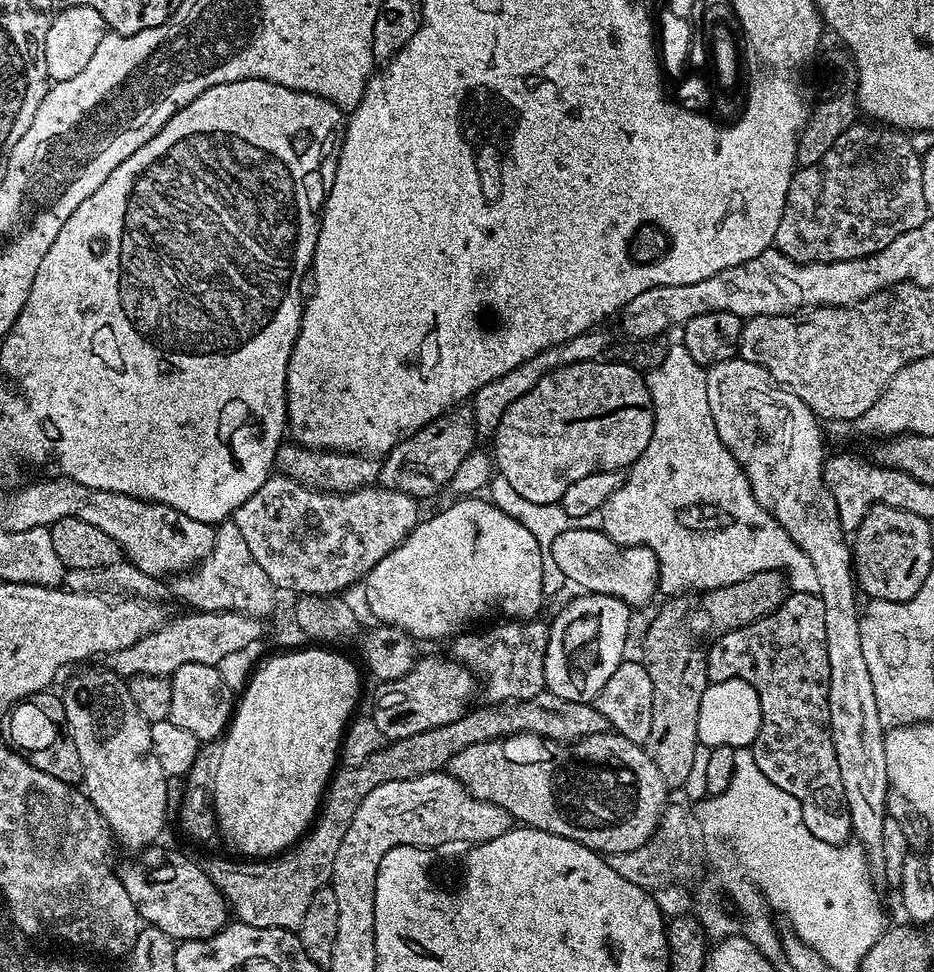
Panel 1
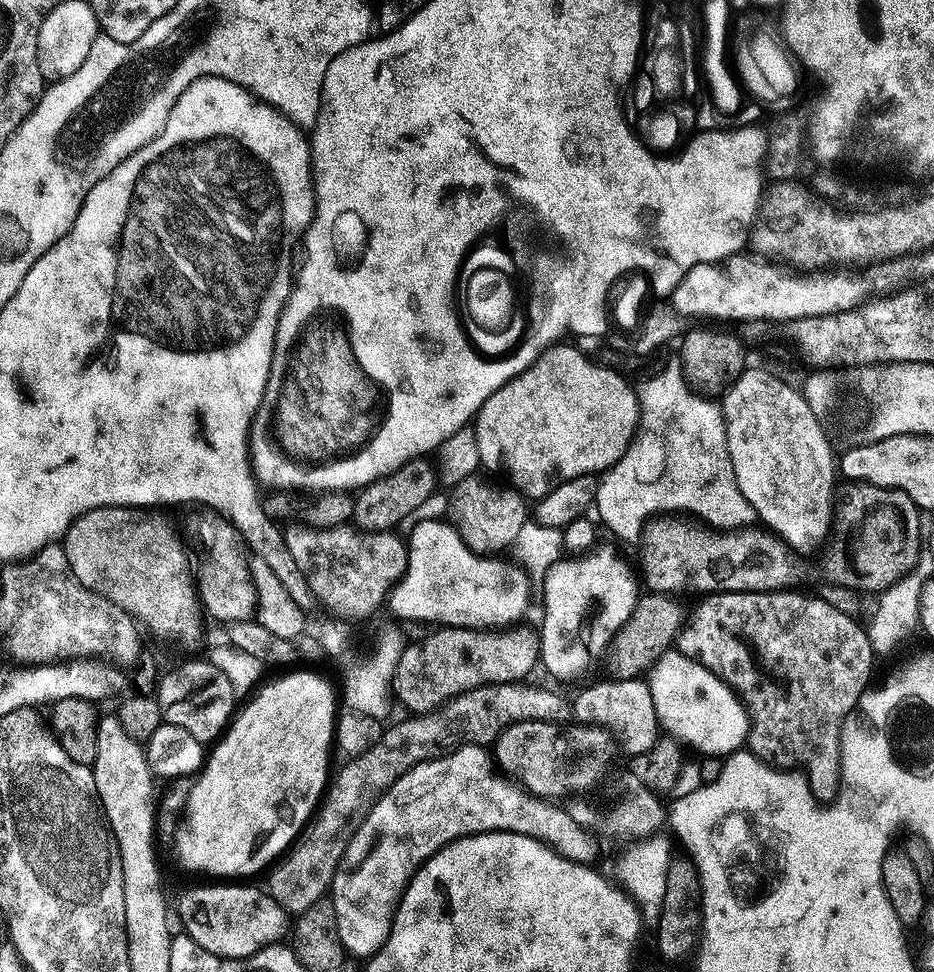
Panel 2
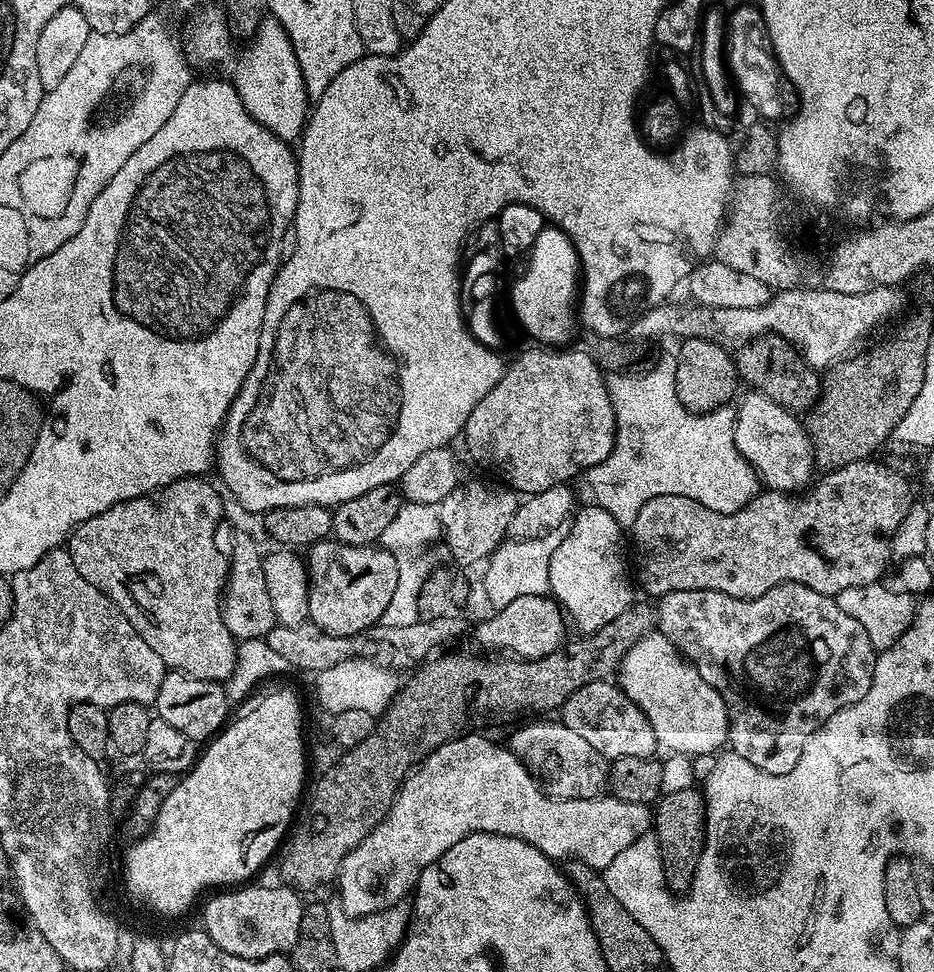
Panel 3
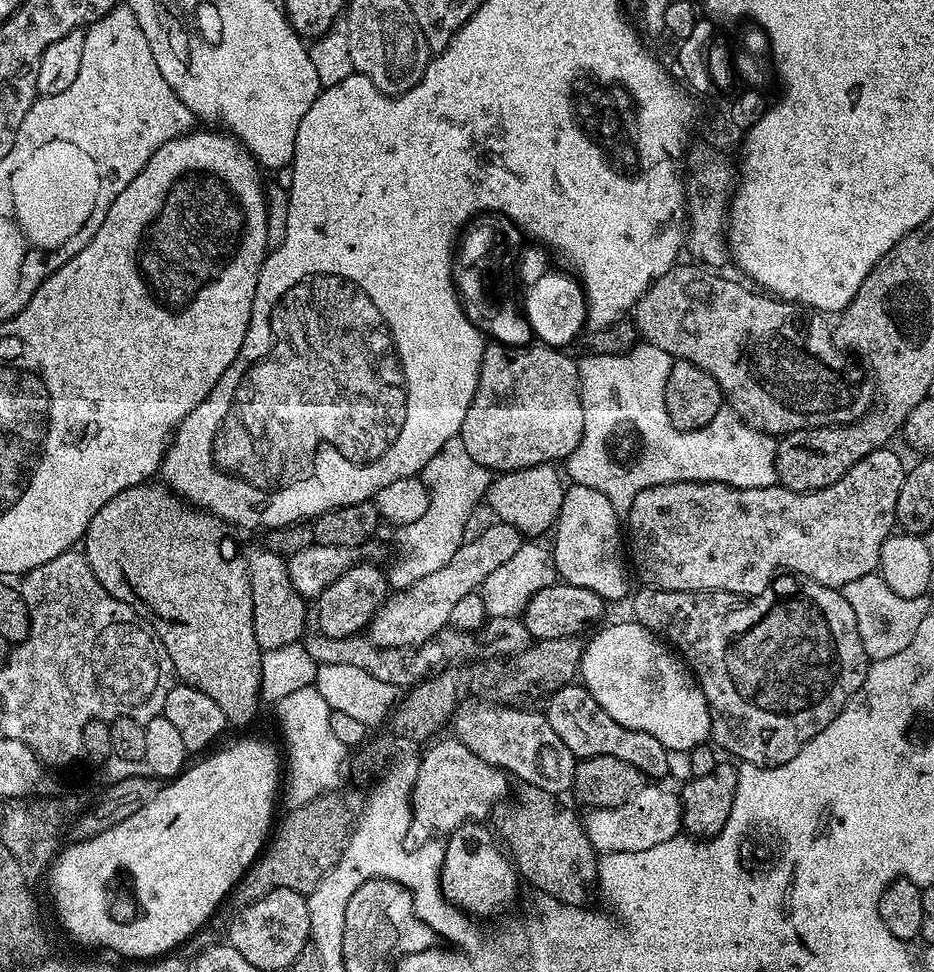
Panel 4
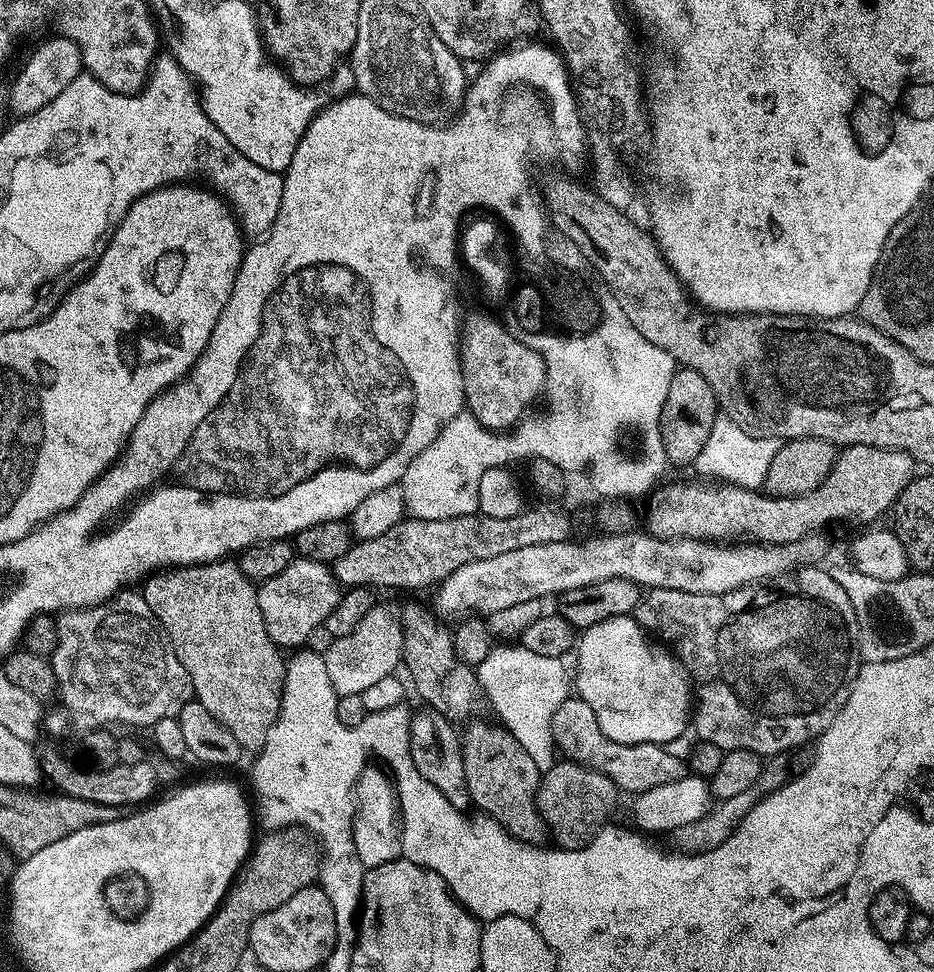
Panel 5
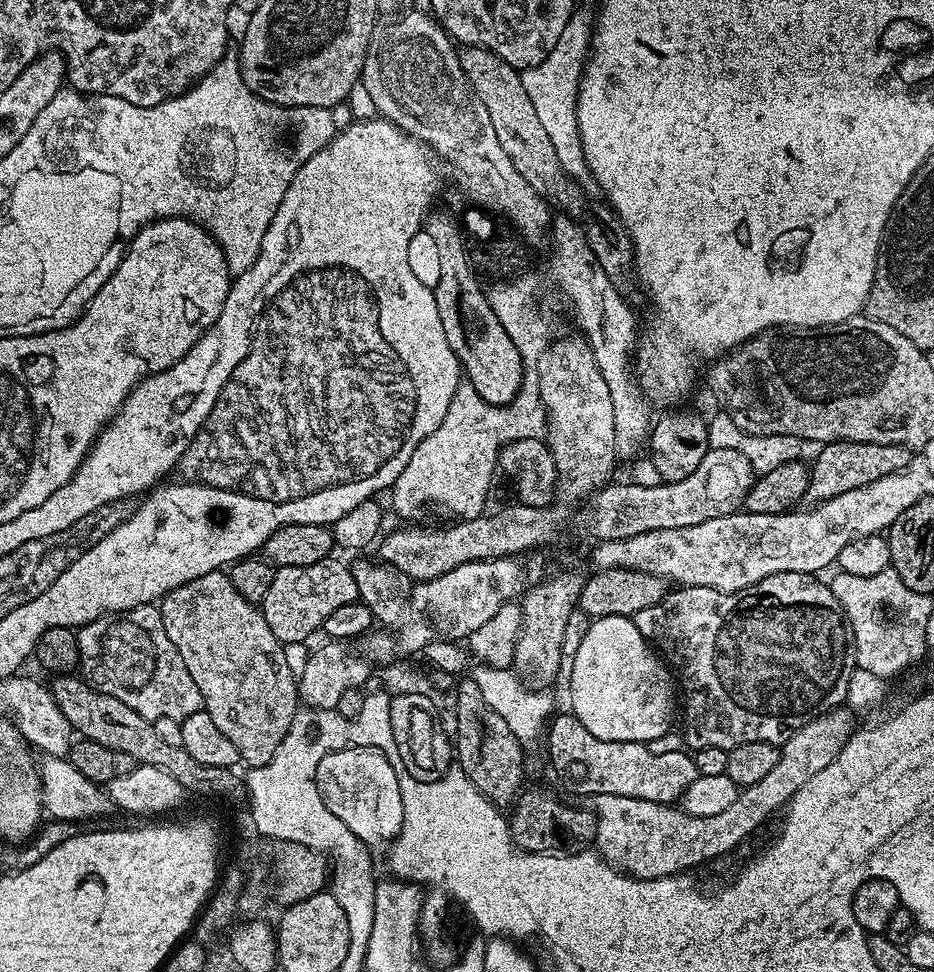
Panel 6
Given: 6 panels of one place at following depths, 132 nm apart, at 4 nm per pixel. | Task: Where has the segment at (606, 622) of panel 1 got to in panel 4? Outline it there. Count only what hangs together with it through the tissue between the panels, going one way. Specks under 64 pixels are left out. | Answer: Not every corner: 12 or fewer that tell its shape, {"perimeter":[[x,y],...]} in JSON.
{"perimeter":[[590,486],[565,491],[550,551],[563,583],[629,595],[622,520]]}

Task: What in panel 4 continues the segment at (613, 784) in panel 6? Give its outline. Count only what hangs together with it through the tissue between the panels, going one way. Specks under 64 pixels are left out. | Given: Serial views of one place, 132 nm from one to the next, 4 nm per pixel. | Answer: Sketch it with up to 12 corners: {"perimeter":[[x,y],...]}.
{"perimeter":[[583,683],[547,700],[550,726],[577,758],[622,758],[668,776],[658,738],[614,722]]}

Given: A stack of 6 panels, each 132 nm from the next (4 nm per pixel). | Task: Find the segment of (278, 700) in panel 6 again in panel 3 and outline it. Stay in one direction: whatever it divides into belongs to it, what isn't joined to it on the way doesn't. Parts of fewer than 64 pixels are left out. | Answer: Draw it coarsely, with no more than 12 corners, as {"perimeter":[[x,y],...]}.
{"perimeter":[[187,476],[75,528],[78,574],[168,670],[225,682],[221,489]]}

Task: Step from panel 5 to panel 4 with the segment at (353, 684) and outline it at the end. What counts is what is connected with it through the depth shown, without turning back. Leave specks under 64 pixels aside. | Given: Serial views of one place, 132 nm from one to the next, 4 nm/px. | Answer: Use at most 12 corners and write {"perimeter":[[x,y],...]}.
{"perimeter":[[492,522],[442,570],[396,590],[366,632],[414,649],[514,554],[522,533]]}

